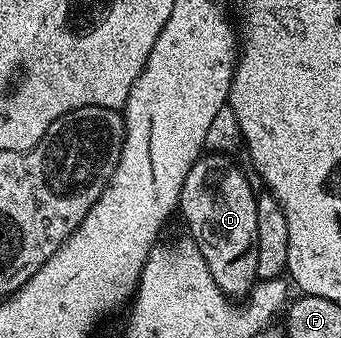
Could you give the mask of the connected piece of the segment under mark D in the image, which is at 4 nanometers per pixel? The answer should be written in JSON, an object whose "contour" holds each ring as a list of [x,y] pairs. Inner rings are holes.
{"contour":[[[210,152],[194,160],[193,171],[185,174],[185,182],[179,191],[179,213],[185,216],[188,236],[199,247],[207,262],[207,271],[211,271],[211,279],[215,279],[219,291],[231,299],[245,299],[253,284],[259,281],[255,267],[255,207],[258,194],[245,178],[244,168],[240,164],[237,166],[232,159],[232,156],[223,153]]]}

